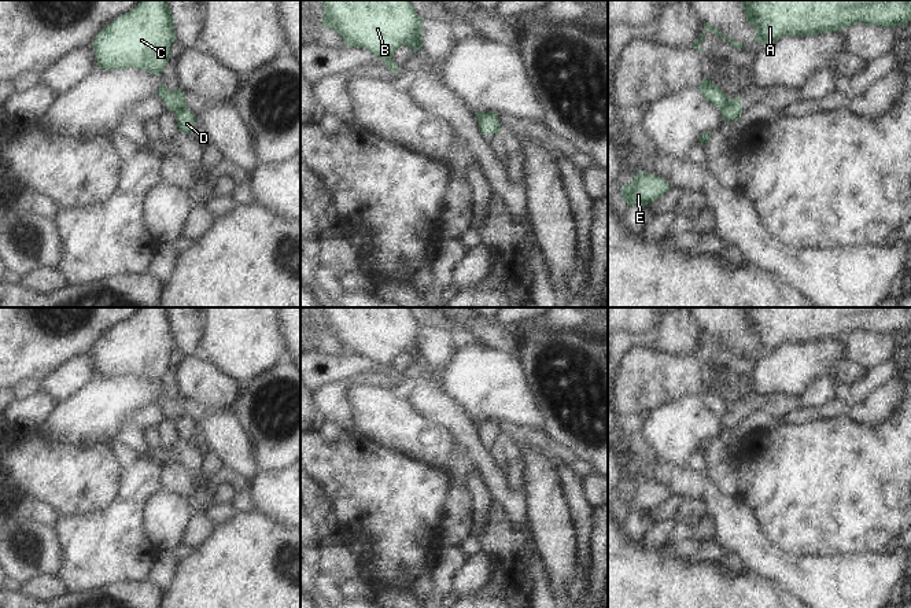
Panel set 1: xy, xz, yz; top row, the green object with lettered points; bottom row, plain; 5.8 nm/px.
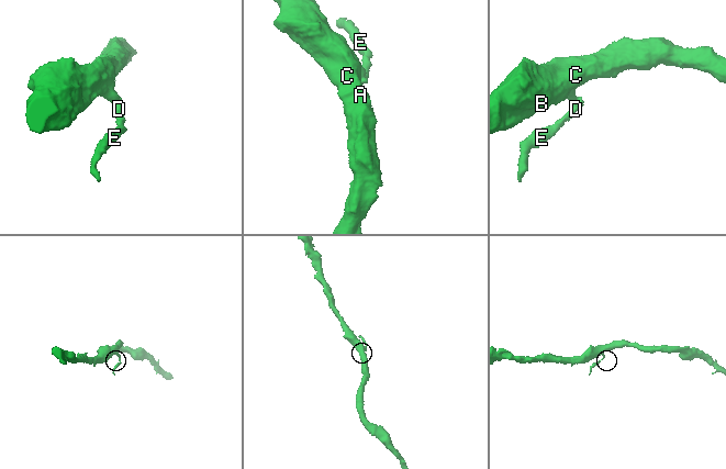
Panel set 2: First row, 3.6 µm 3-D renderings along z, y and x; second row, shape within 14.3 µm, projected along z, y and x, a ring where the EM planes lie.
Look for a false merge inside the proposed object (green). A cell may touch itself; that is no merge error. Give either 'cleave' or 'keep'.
cleave

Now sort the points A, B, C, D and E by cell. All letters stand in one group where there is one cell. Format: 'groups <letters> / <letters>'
groups A B C / D E

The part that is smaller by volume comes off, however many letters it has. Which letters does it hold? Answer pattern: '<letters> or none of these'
D, E

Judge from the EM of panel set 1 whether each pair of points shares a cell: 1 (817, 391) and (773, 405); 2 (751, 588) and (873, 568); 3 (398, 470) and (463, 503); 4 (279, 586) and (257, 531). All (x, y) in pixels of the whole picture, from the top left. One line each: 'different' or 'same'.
1: same
2: different
3: different
4: same

